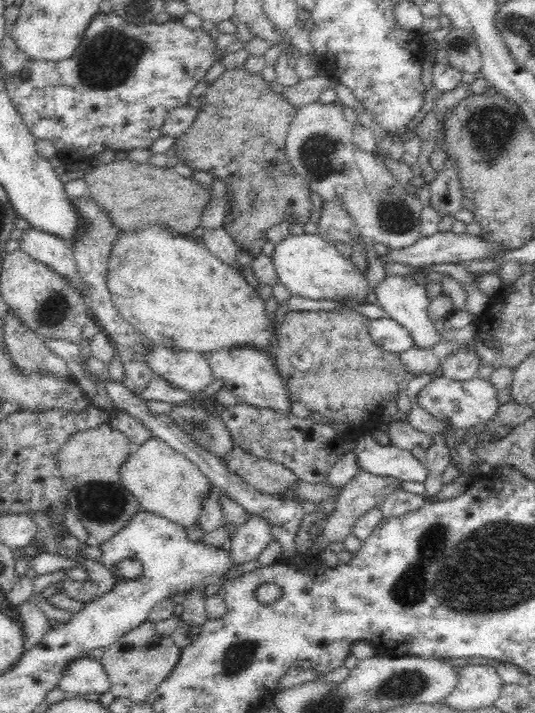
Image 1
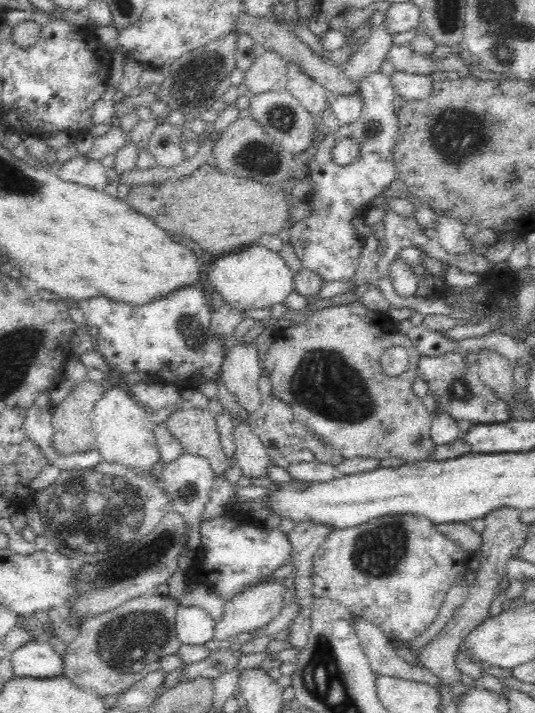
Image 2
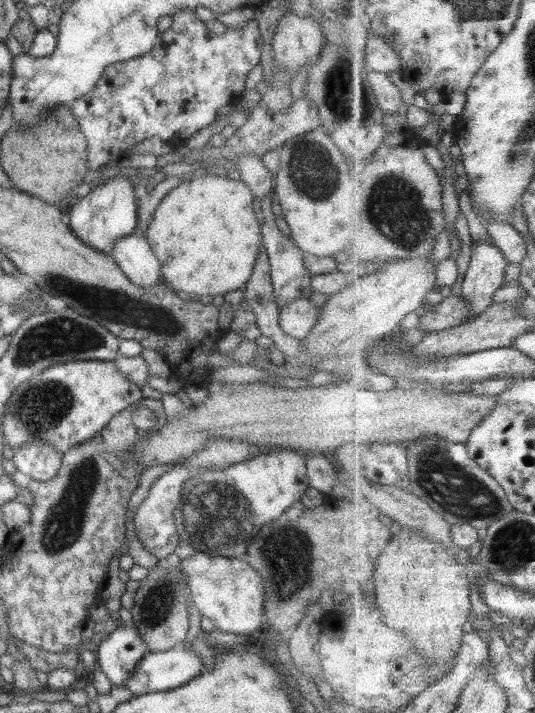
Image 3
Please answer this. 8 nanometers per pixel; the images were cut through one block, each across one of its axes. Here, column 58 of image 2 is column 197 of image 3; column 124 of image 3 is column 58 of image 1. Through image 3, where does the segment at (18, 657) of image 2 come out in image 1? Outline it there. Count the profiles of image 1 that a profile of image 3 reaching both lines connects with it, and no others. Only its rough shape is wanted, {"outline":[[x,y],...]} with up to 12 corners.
{"outline":[[74,660],[58,688],[69,696],[109,690],[99,660]]}

